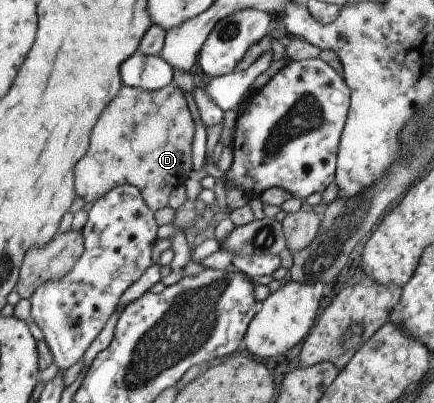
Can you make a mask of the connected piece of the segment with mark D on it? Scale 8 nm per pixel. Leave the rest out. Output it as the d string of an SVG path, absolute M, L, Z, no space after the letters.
M171 85L152 91L121 88L97 118L87 154L75 164L74 193L93 204L108 190L119 185L135 186L149 210L155 212L168 204L171 191L191 170L191 141L195 122L183 94Z

